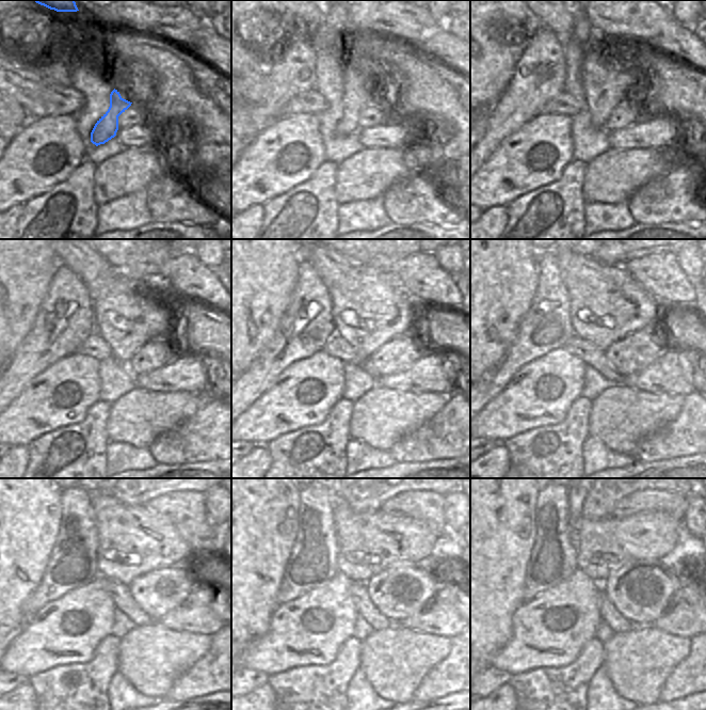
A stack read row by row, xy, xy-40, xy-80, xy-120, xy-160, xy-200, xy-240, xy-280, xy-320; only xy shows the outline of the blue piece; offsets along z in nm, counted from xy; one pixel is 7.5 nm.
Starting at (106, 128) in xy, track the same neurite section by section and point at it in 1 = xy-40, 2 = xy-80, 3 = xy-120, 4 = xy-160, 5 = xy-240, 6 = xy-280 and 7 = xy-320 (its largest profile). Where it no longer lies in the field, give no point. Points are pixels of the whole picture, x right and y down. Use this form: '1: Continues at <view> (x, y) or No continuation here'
1: Continues at xy-40 (357, 94)
2: Continues at xy-80 (605, 84)
3: Continues at xy-120 (127, 317)
4: Continues at xy-160 (369, 308)
5: Continues at xy-240 (132, 540)
6: Continues at xy-280 (367, 543)
7: Continues at xy-320 (605, 545).

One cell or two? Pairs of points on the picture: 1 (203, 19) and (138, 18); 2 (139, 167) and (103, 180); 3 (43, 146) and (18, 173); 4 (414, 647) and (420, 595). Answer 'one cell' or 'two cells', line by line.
1: one cell
2: one cell
3: one cell
4: two cells

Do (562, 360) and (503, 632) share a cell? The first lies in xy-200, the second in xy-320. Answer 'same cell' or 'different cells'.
different cells

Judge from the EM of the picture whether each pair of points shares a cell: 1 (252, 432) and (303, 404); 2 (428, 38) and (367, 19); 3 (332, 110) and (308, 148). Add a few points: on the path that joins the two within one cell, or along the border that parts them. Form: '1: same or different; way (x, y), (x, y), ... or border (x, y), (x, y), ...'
1: same; way (265, 421), (290, 404)
2: different; border (435, 24), (421, 30), (418, 45)
3: different; border (316, 114), (318, 117), (318, 130), (323, 139)

